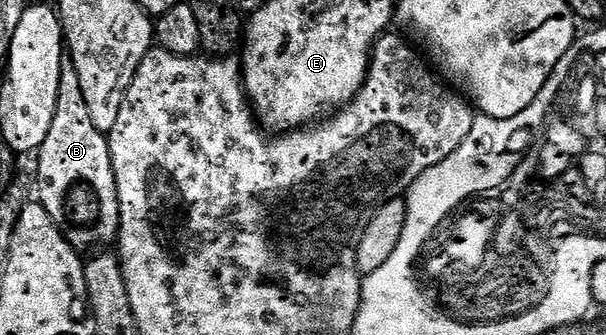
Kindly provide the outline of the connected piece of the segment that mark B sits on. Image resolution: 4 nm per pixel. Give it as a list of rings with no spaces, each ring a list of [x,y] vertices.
[[[66,56],[61,62],[61,79],[59,80],[59,100],[55,108],[55,120],[51,124],[51,132],[47,132],[47,140],[41,146],[39,151],[41,159],[37,162],[37,186],[35,182],[35,190],[41,193],[39,205],[46,210],[51,216],[51,220],[55,220],[55,224],[59,228],[61,235],[66,238],[78,252],[86,252],[92,246],[101,246],[97,248],[105,248],[108,242],[116,243],[121,233],[121,195],[119,193],[119,180],[113,171],[113,157],[109,151],[109,140],[106,135],[99,132],[99,128],[95,128],[95,124],[91,124],[91,112],[87,112],[87,100],[83,100],[83,88],[79,88],[79,72],[75,72],[75,64],[72,58]]]

